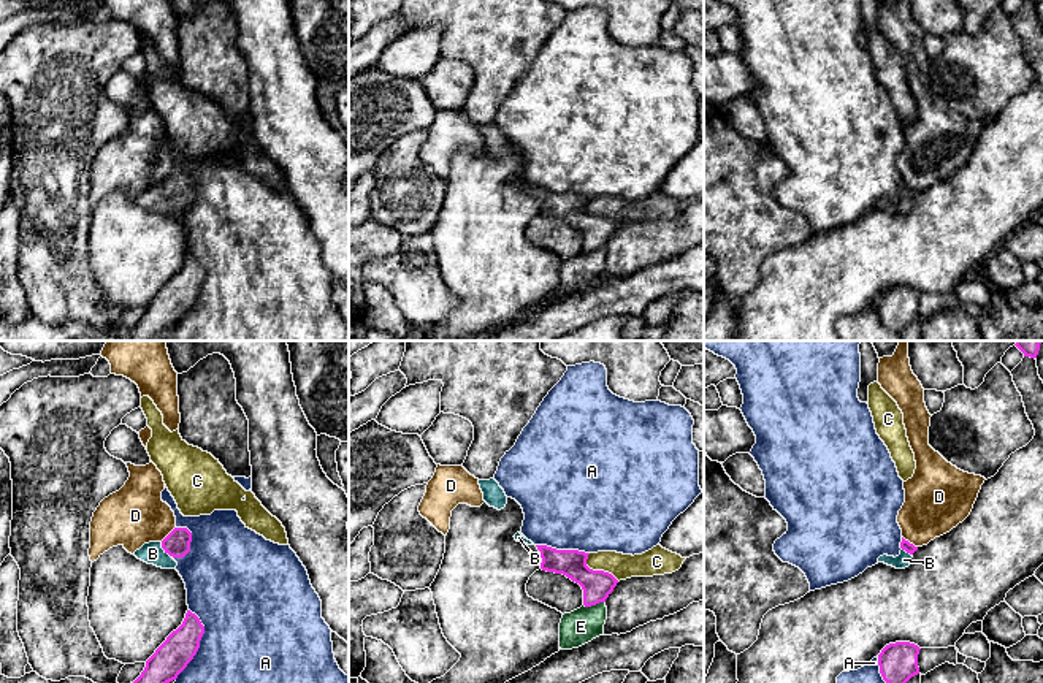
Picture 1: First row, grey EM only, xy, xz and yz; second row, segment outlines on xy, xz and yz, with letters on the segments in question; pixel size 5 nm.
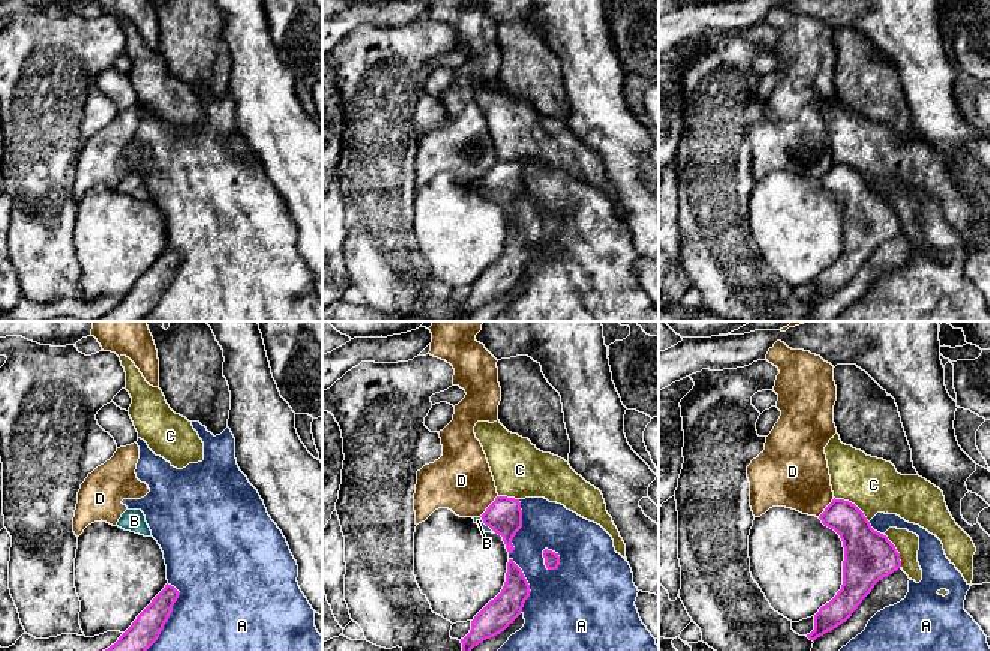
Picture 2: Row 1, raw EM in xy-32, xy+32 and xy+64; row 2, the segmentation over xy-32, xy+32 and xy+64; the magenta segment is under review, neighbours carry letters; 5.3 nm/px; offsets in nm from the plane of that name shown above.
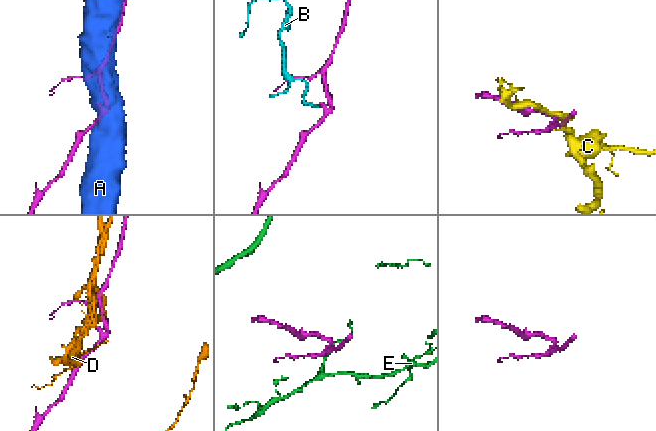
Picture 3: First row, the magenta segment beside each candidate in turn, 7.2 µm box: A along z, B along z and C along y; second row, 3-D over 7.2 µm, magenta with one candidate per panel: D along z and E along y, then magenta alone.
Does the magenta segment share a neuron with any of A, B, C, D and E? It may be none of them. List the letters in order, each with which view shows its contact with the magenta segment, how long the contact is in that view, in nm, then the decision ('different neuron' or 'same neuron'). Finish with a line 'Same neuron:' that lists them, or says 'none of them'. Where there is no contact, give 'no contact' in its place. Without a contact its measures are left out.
A: xy | 360 nm | different neuron
B: xy | 90 nm | same neuron
C: xz | 220 nm | different neuron
D: yz | 100 nm | different neuron
E: xz | 110 nm | different neuron
Same neuron: B

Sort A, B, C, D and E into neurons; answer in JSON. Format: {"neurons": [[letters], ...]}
{"neurons": [["A"], ["B"], ["C"], ["D"], ["E"]]}

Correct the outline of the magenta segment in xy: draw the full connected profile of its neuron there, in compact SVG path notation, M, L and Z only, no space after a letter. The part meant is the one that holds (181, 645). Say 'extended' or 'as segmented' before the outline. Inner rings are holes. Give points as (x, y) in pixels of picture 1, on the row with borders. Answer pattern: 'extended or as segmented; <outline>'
as segmented; M187 610L182 624L146 661L146 667L133 683L170 683L187 667L200 648L204 626Z

